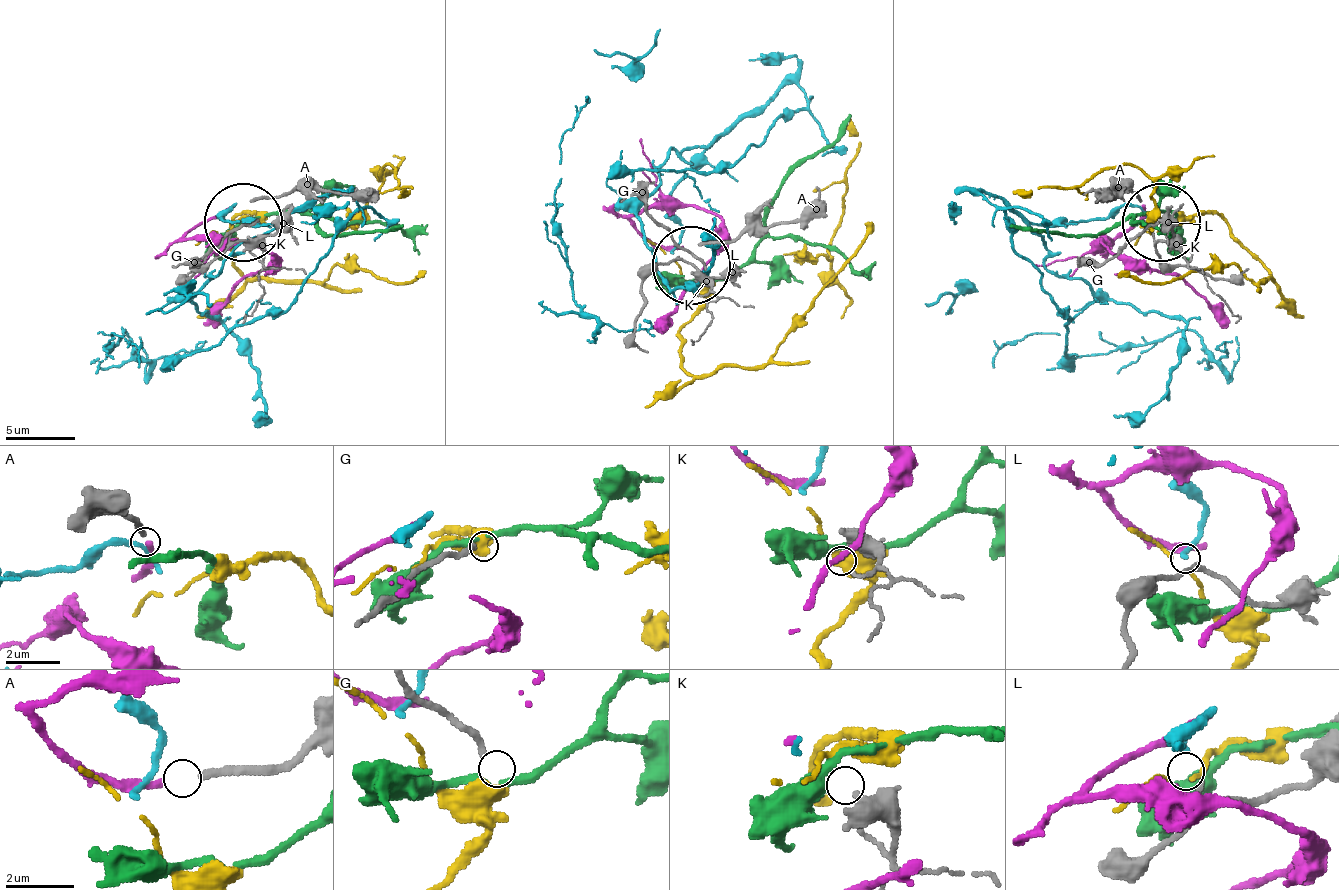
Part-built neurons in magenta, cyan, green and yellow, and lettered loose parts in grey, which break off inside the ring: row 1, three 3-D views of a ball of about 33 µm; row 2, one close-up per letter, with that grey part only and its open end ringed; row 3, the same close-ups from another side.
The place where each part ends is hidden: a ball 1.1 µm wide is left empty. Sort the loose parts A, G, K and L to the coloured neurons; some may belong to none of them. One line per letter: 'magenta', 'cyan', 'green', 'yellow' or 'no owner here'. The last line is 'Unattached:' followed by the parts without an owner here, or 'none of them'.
A: magenta
G: yellow
K: no owner here
L: cyan
Unattached: K

